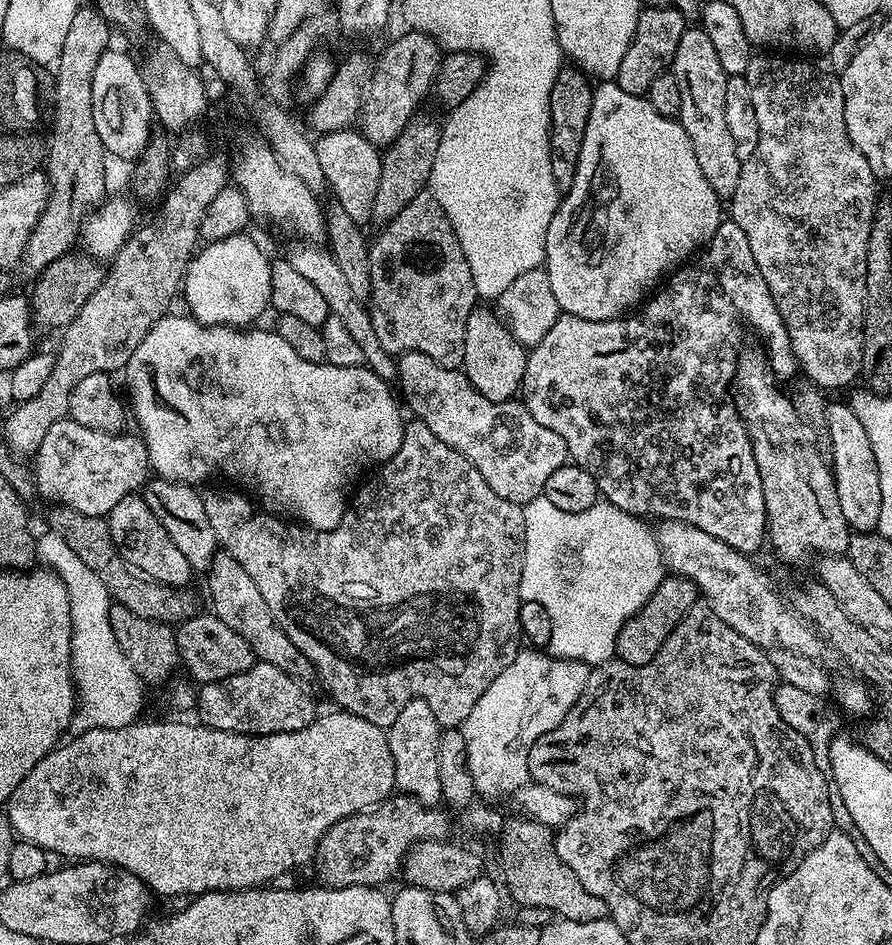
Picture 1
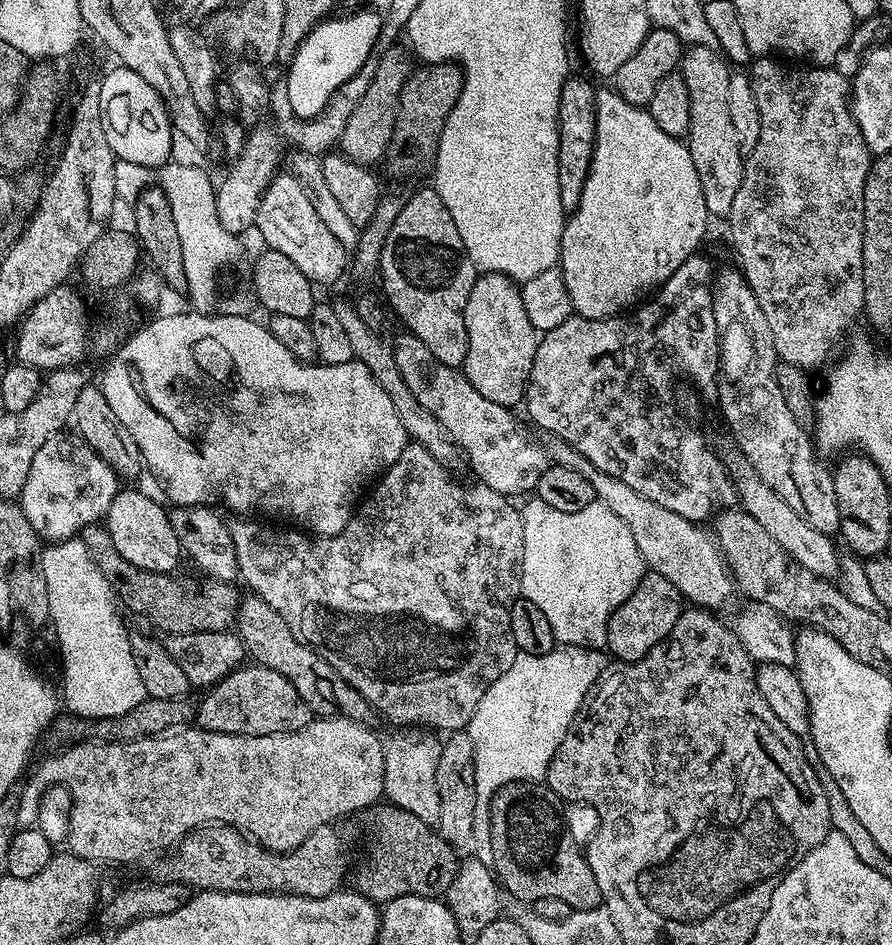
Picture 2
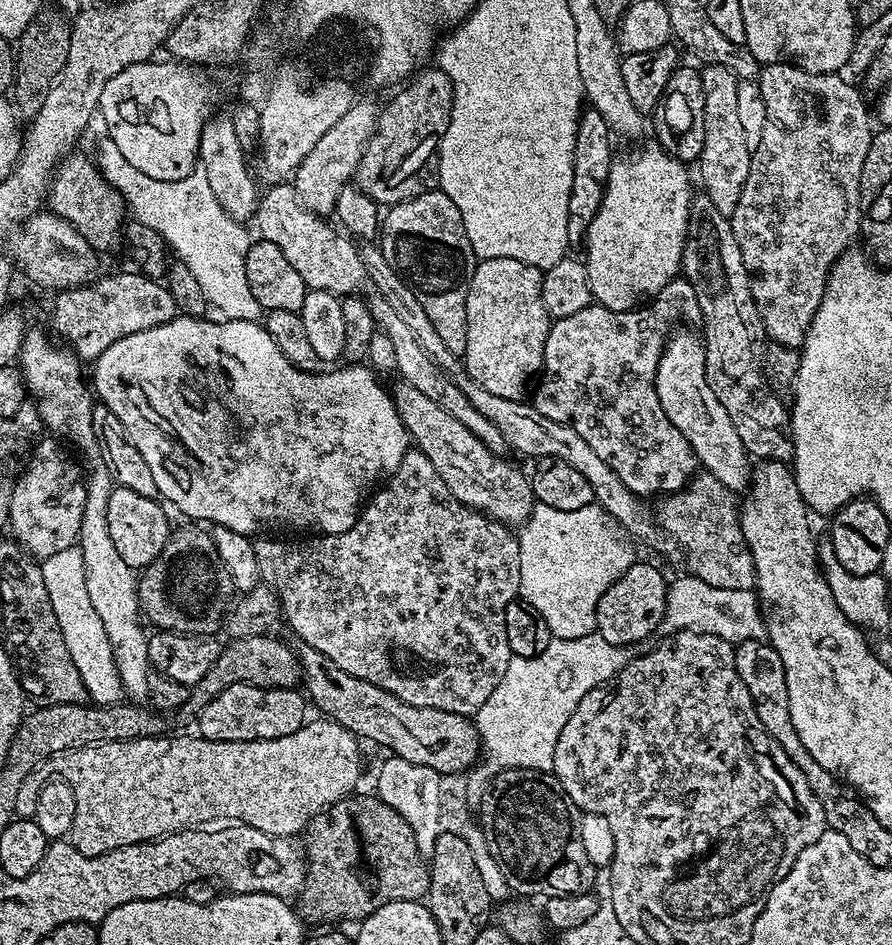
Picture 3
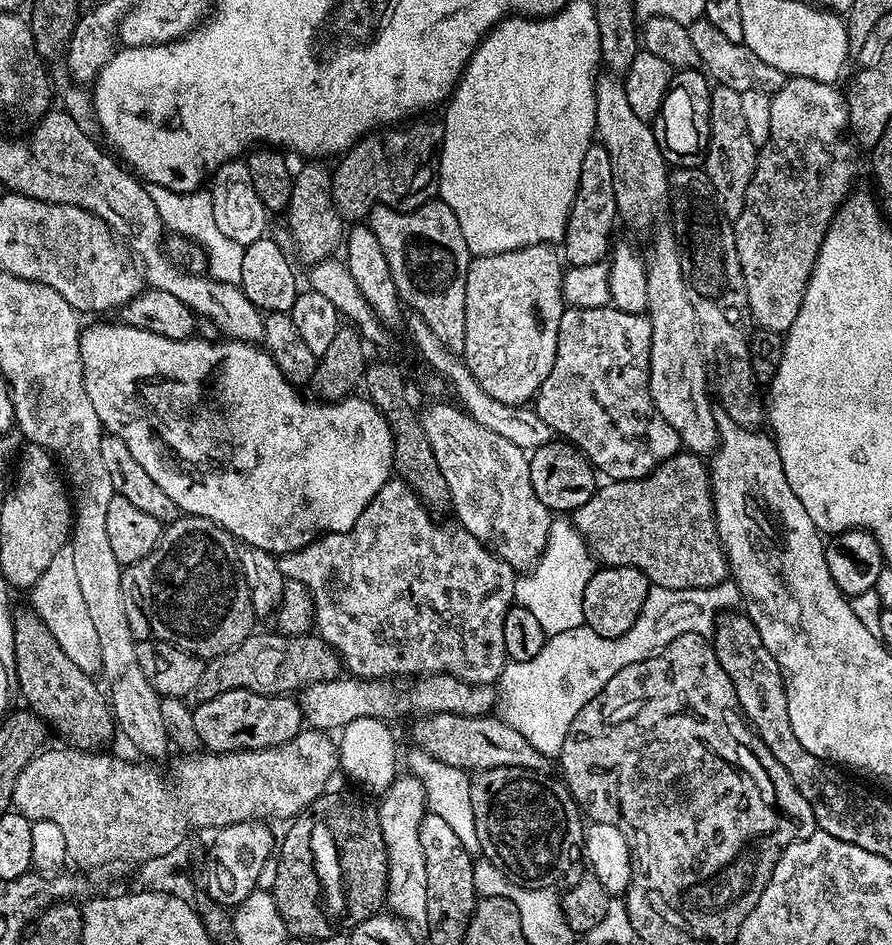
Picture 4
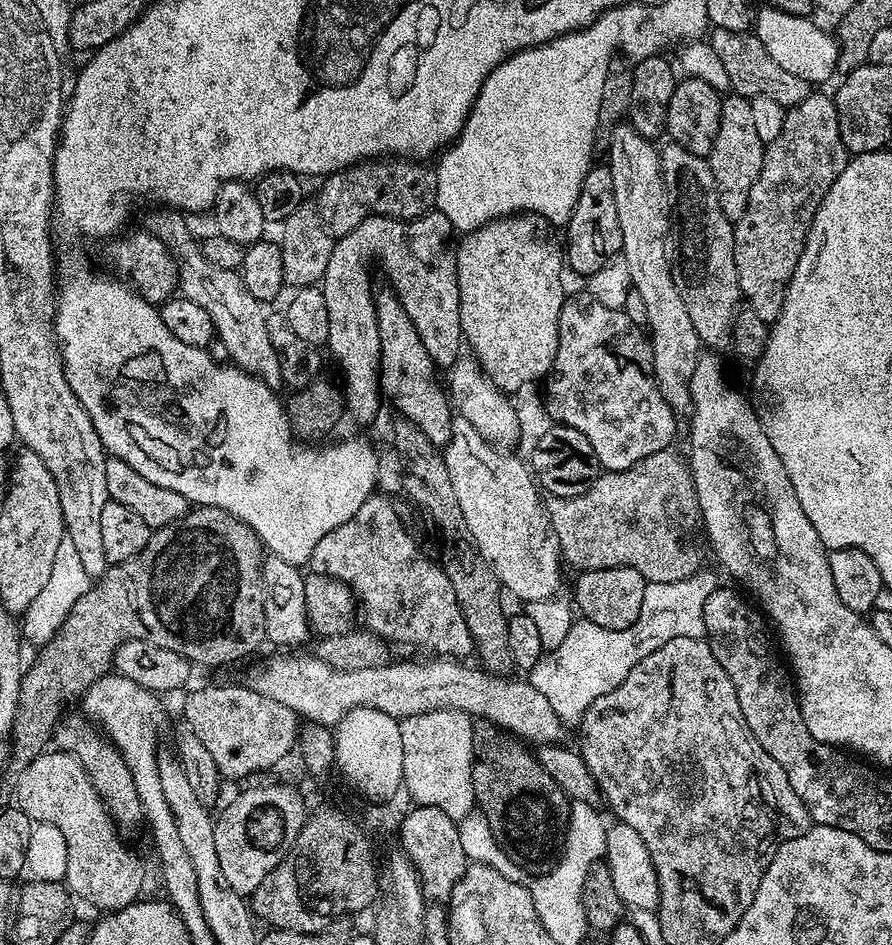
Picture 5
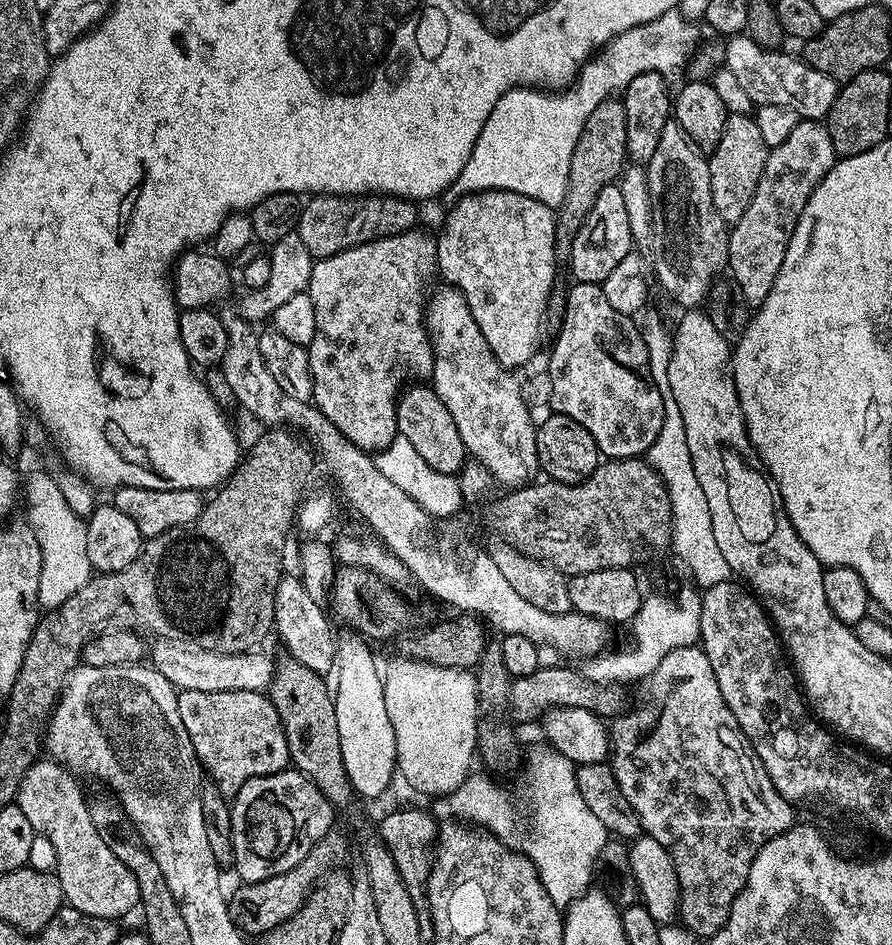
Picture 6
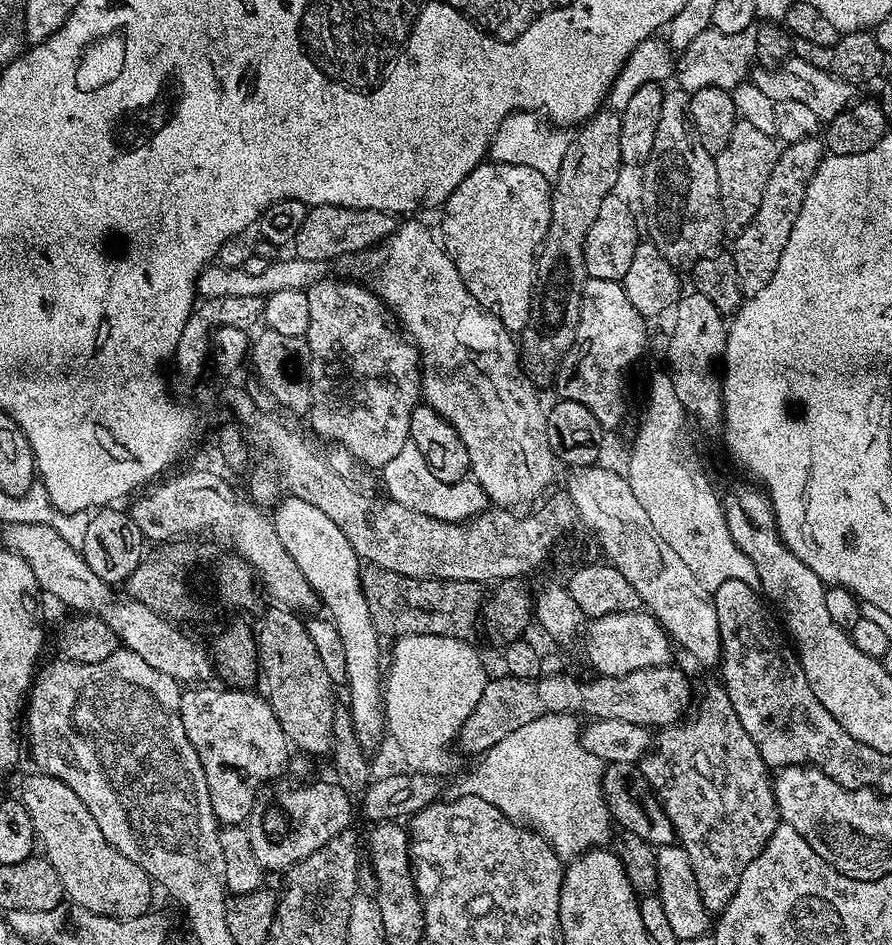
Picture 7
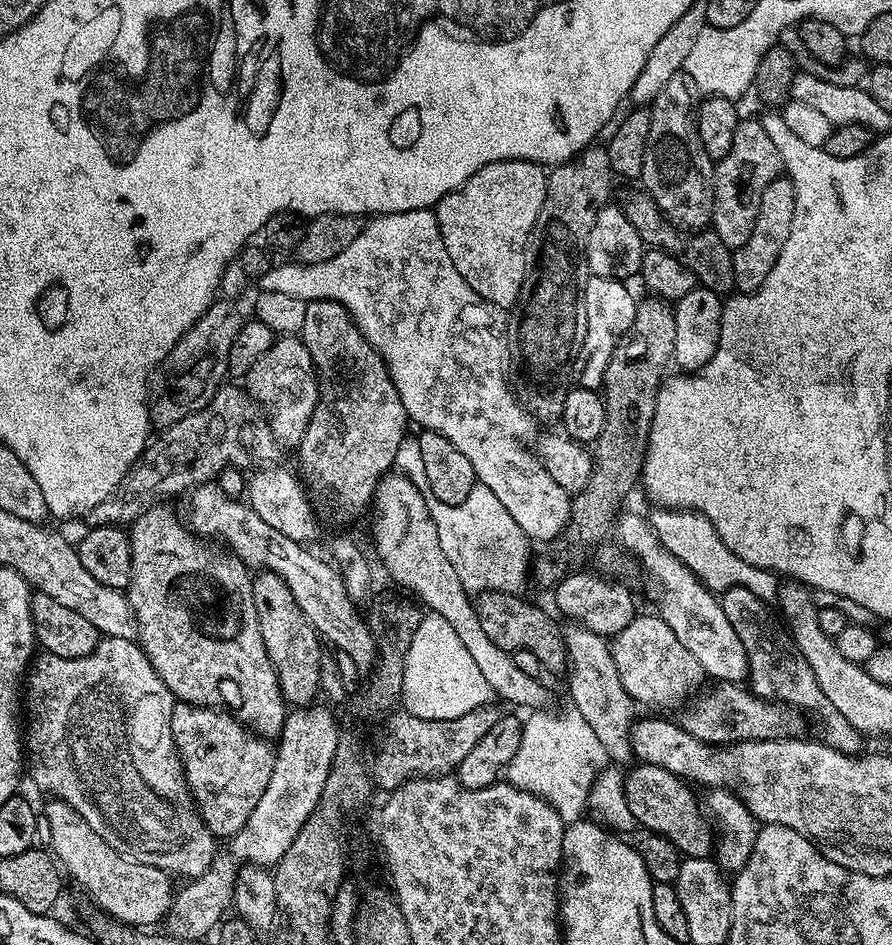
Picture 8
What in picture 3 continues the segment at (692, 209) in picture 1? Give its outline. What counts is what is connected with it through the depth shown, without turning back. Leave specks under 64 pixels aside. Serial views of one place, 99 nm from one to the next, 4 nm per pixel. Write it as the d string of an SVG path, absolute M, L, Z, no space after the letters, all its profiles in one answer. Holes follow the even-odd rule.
M655 142L626 153L621 160L620 157L613 159L602 206L598 206L598 214L594 214L594 222L588 227L588 235L582 244L582 261L588 269L592 299L603 308L631 312L659 296L661 290L669 287L681 271L694 195L692 180L684 168L687 168L685 161L674 159Z

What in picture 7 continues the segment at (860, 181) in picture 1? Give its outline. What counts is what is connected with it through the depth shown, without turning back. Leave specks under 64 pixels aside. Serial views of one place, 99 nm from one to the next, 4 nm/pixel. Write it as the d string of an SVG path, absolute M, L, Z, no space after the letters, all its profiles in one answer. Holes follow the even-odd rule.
M816 136L780 148L780 157L774 162L774 170L770 170L766 190L762 190L762 206L758 206L758 214L754 214L748 225L735 233L733 240L736 241L730 247L734 270L738 270L741 297L756 296L758 290L765 288L770 278L774 278L778 258L782 258L782 250L786 250L786 242L790 242L794 222L798 222L802 198L806 198L806 186L825 155L826 149Z

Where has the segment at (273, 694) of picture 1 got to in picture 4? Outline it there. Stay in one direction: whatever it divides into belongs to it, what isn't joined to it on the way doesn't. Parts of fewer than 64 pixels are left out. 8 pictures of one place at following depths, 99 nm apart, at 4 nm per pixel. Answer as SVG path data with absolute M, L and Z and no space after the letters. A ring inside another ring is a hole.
M248 689L230 690L216 698L201 700L192 708L192 717L200 743L209 752L276 748L295 738L305 723L299 703L291 695L252 693Z

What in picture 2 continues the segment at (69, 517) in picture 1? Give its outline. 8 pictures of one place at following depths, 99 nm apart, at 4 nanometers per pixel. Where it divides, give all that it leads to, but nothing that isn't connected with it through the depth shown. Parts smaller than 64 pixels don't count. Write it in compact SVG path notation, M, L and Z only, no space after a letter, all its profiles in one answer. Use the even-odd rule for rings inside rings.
M92 524L84 529L82 539L86 550L90 550L90 558L94 558L98 570L102 570L106 582L111 586L115 599L121 605L124 603L134 615L145 616L154 627L161 628L161 633L173 636L191 632L222 632L235 625L236 612L240 608L242 599L242 592L235 588L237 586L235 583L207 578L191 580L188 576L180 577L180 574L142 570L138 566L126 562L126 558L122 558L122 554L118 554L118 550L114 546L114 538L110 538L107 527L100 524Z

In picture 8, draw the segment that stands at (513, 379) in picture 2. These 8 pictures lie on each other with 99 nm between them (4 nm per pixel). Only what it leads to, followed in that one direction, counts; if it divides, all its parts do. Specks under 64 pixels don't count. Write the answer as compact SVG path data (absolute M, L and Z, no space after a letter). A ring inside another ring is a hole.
M499 160L479 168L461 188L448 192L434 205L436 221L450 254L450 262L466 278L466 282L483 300L489 300L501 310L508 310L520 297L522 282L528 272L530 237L536 227L536 219L546 198L548 172L533 160Z

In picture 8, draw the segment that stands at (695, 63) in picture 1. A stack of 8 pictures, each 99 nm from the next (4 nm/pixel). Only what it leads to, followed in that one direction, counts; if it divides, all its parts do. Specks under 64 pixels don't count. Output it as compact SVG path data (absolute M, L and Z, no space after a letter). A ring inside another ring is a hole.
M741 119L738 130L734 130L734 143L721 160L715 161L714 175L714 210L712 211L711 231L726 242L730 249L738 249L750 238L750 230L754 230L754 218L758 214L758 202L762 198L762 190L770 186L782 175L782 165L778 146L770 142L770 134L762 130L759 119Z

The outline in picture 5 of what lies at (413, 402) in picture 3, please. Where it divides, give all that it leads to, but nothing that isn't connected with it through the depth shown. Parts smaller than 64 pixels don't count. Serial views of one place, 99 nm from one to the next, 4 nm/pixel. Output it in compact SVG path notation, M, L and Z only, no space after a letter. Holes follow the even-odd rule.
M459 418L453 419L452 436L442 451L450 470L450 482L454 482L454 495L458 497L458 506L462 506L462 518L466 518L468 536L496 579L523 602L553 599L560 588L562 553L542 500L540 504L541 493L529 465L511 456L508 453L511 451L491 444L478 430L474 430L474 426L470 426L470 422Z

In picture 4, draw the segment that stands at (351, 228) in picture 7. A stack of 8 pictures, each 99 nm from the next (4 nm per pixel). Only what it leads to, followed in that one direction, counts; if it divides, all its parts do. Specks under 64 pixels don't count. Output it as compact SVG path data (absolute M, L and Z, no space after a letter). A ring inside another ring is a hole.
M416 118L403 126L388 126L383 130L373 131L357 140L335 161L336 168L334 164L331 169L332 200L345 221L356 222L367 217L375 204L387 204L401 210L418 208L433 195L438 184L439 154L440 145L444 143L444 126L439 119L424 119L428 118Z

